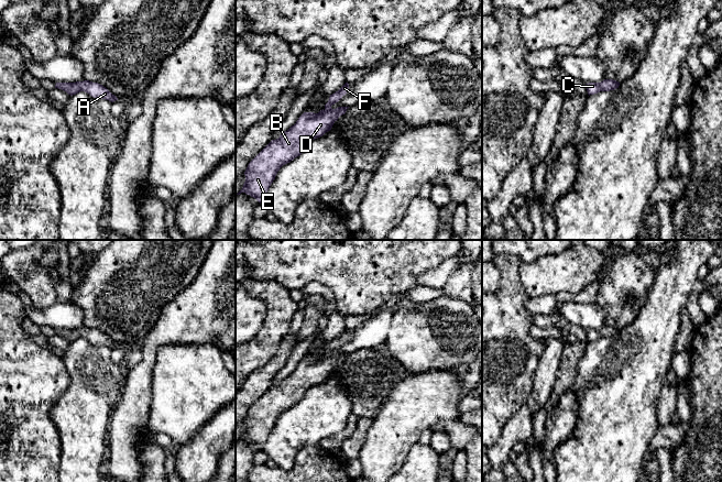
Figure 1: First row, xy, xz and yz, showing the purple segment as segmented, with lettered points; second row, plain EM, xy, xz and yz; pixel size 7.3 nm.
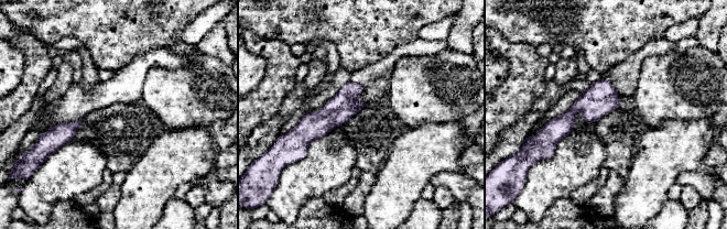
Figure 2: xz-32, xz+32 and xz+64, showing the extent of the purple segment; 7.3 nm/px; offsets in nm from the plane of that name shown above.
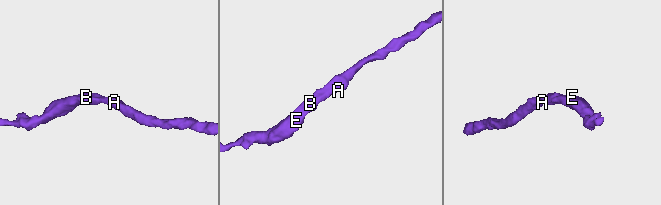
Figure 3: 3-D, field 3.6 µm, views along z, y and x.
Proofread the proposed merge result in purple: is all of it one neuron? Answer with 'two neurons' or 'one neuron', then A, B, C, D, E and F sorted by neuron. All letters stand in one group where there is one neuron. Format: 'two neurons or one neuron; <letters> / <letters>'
one neuron; A B C D E F

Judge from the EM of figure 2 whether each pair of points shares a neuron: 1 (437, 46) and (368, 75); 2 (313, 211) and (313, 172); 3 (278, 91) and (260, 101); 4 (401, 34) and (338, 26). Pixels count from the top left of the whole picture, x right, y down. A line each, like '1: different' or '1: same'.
1: same
2: different
3: same
4: same

